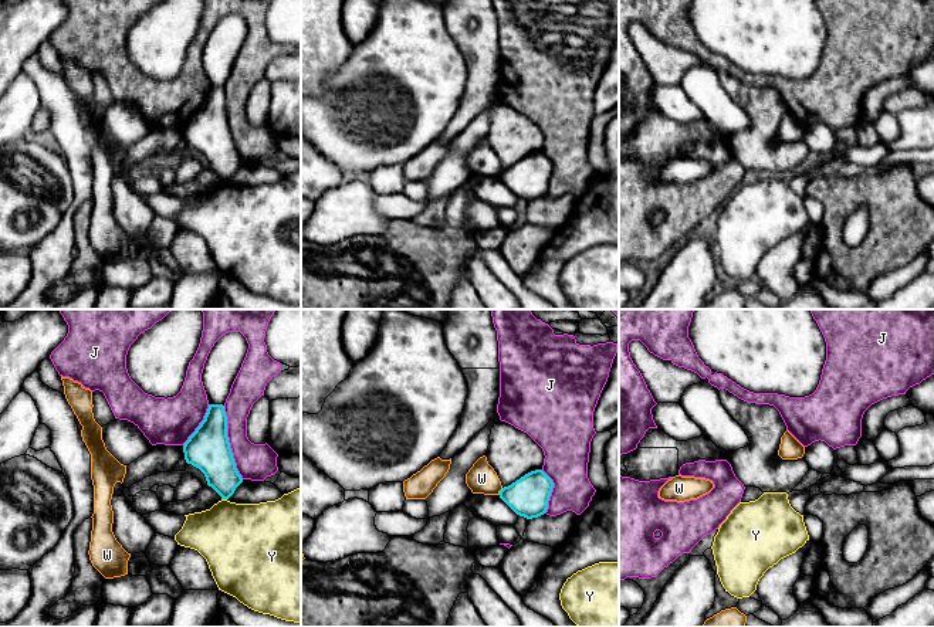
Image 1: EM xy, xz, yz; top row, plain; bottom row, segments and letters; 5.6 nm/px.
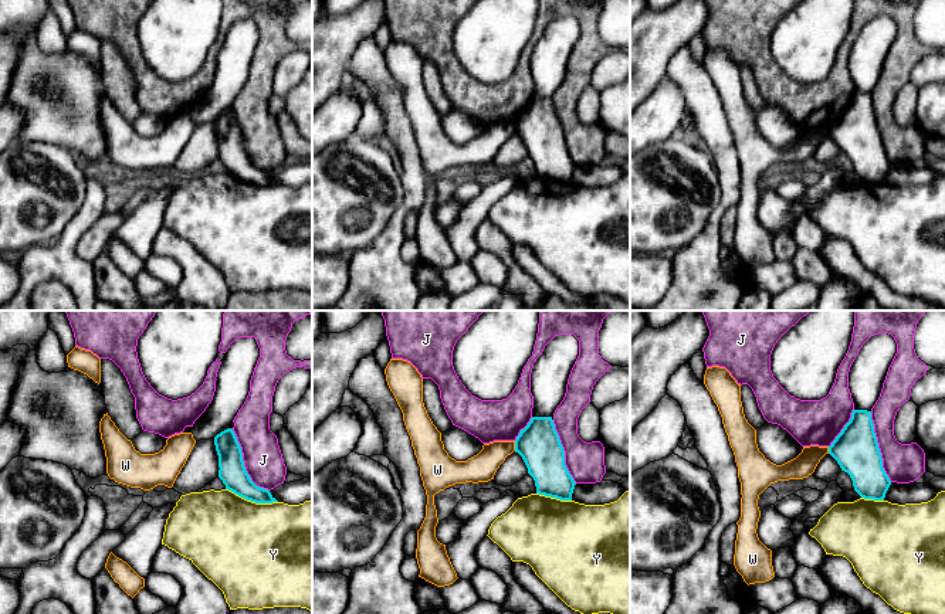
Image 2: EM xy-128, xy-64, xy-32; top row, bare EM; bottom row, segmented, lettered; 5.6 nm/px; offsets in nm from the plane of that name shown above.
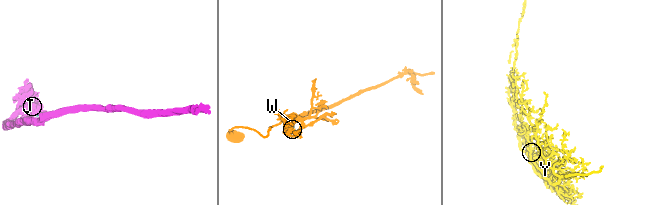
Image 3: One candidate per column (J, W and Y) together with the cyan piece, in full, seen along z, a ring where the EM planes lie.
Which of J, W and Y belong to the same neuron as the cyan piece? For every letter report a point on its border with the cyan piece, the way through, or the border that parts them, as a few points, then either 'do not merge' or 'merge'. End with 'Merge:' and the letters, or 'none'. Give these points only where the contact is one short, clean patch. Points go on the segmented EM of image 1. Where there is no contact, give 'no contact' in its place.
J: meets cyan in xy at (229, 443); do not merge
W: meets cyan in xz at (500, 491); runs through xz (528, 497), (500, 491), (481, 478); merge
Y: meets cyan in xy at (224, 498); do not merge
Merge: W

